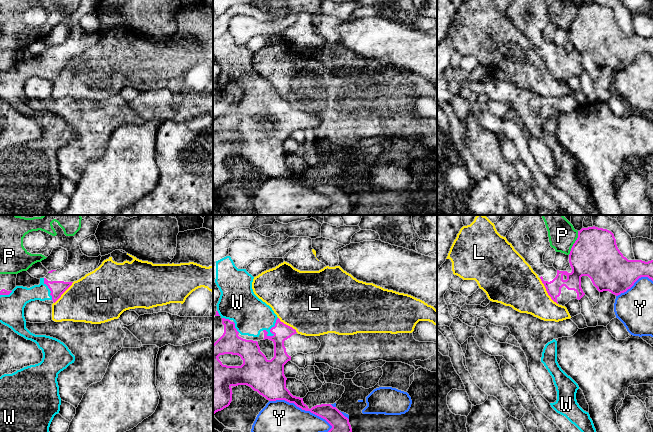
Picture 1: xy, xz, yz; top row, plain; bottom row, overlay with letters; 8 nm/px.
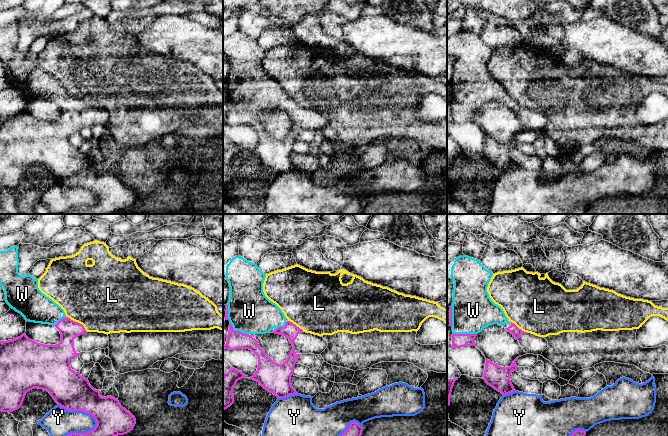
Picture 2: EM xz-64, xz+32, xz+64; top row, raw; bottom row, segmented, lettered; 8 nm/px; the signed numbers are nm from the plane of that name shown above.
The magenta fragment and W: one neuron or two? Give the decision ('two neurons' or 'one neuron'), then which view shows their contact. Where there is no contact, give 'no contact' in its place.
one neuron | xz

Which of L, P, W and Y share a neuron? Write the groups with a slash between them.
L / P / W / Y

